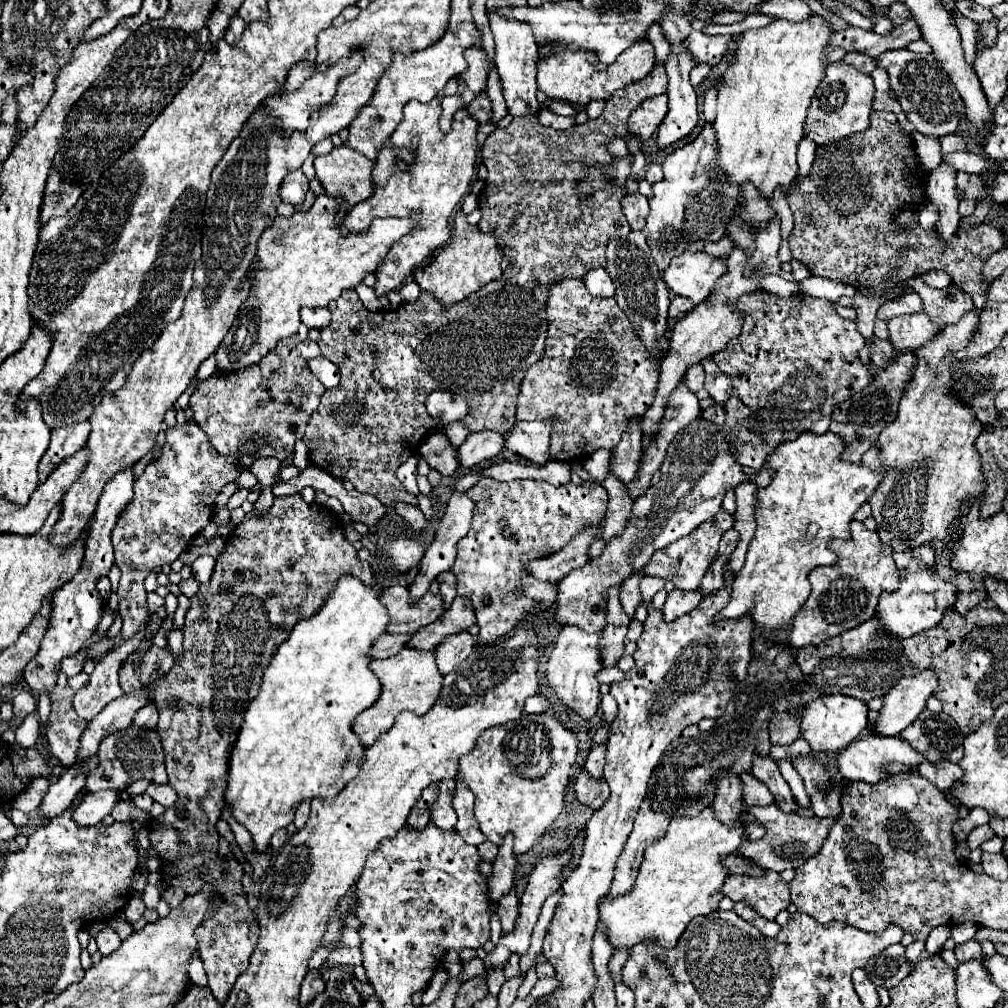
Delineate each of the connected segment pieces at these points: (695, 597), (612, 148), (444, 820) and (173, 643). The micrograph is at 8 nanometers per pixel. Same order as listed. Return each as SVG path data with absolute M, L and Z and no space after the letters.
M672 590L666 598L666 604L664 604L664 610L662 610L662 616L664 616L664 622L672 622L688 612L692 612L702 600L702 594L696 590L696 592L684 592L684 590Z
M622 138L611 139L608 142L608 150L616 158L622 158L628 154L628 147Z
M442 780L438 784L438 798L430 808L430 822L434 822L442 830L454 830L456 826L456 812L452 812L452 792L456 782L454 780Z
M174 628L170 634L168 634L168 644L170 644L170 648L172 648L172 652L174 652L174 656L176 658L180 658L180 654L182 654L182 628Z

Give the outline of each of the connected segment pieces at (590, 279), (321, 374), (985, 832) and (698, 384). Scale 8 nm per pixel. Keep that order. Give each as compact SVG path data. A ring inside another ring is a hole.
M594 268L592 272L584 274L582 282L586 284L588 292L592 296L600 296L600 298L612 298L616 286L612 284L612 280L608 278L608 272L604 272L604 268Z
M318 356L308 360L308 368L312 370L312 374L326 386L326 388L334 388L340 382L340 370L336 364L332 364L328 358Z
M984 824L984 826L976 826L970 832L970 836L968 836L966 842L968 842L970 850L974 850L974 848L980 848L980 844L986 842L986 840L990 840L990 838L994 838L994 832L992 832L992 828L988 824Z
M694 364L694 368L690 368L690 370L686 372L686 376L684 376L682 382L686 384L686 388L688 388L690 392L702 390L702 386L704 386L704 372L702 372L702 366L700 366L700 364Z

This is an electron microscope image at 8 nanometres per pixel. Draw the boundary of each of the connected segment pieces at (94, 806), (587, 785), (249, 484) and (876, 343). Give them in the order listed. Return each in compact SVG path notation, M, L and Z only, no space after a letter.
M110 790L86 792L76 810L72 810L72 820L80 826L94 826L112 812L112 804L116 804L116 800L120 800L118 794Z
M582 770L576 778L576 798L582 804L598 810L604 804L604 800L608 798L606 780L604 778L592 778L586 770Z
M244 470L238 476L238 480L234 480L234 484L236 484L238 490L252 490L254 486L258 486L258 480L256 480L256 476L250 470Z
M872 338L872 350L870 350L870 360L872 360L872 364L876 366L876 368L886 368L890 362L892 362L892 358L894 358L896 354L892 352L892 346L890 346L890 342L888 340L880 340L880 338Z

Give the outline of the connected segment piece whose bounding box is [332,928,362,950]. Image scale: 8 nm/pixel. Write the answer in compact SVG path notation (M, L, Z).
M346 928L346 930L342 932L342 940L340 940L338 944L334 944L332 950L338 948L338 946L360 946L360 944L362 944L360 934L358 934L356 930L352 930L352 928Z

